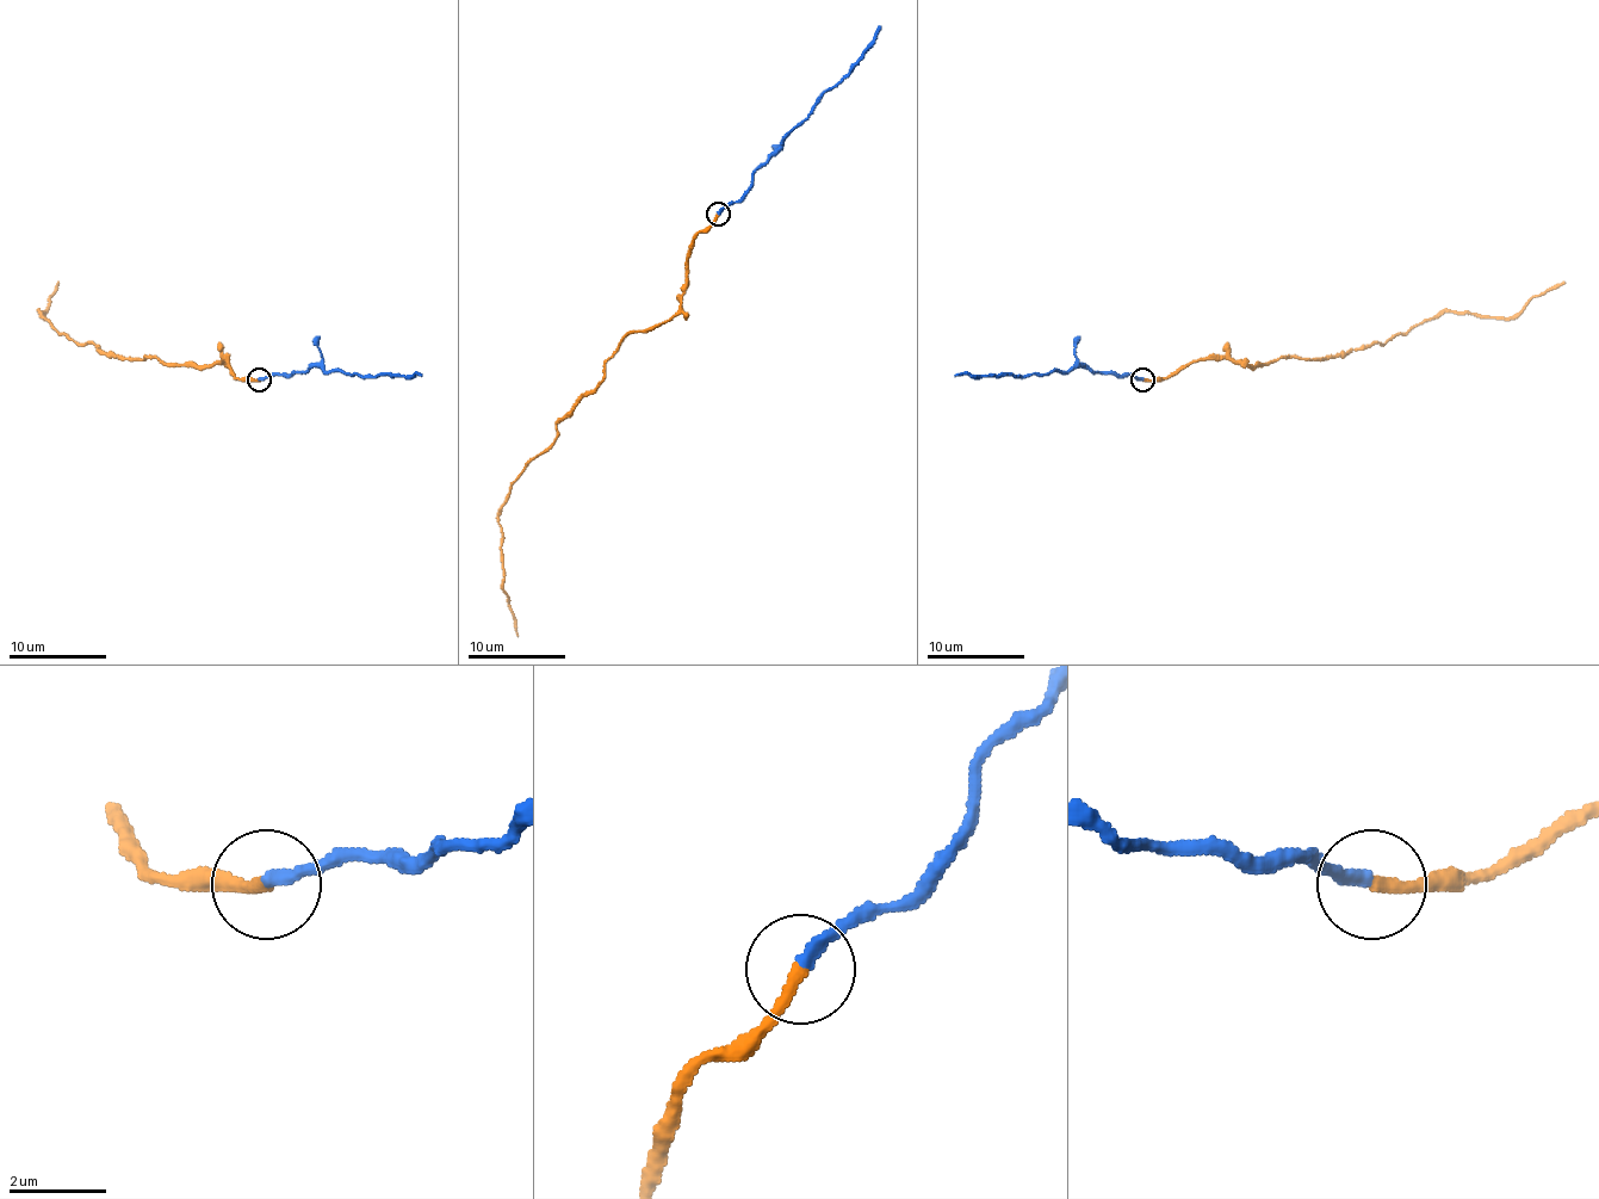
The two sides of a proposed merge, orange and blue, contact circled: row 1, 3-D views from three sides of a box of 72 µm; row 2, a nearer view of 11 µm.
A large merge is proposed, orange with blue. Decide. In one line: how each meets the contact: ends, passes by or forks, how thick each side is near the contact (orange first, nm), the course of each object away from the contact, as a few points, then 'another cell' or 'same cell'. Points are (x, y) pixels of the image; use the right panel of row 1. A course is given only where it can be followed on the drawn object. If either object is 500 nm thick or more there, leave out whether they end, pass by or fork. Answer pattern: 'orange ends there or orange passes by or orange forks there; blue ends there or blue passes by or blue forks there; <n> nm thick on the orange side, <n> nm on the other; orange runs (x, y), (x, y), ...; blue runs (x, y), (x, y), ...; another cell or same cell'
orange ends there; blue ends there; 280 nm thick on the orange side, 280 nm on the other; orange runs (1142, 379), (1164, 379), (1201, 359), (1344, 357), (1445, 311), (1511, 319), (1565, 282); blue runs (1142, 379), (1103, 375), (1086, 368), (1045, 375), (955, 377); same cell

